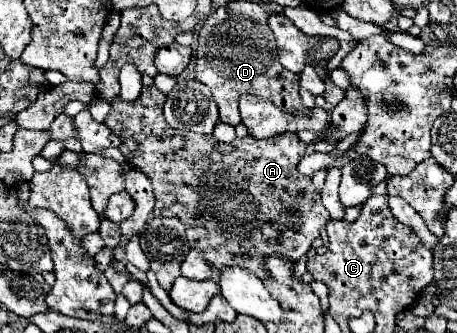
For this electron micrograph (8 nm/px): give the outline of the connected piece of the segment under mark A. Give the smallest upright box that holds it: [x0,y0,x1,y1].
[105,86,331,280]

